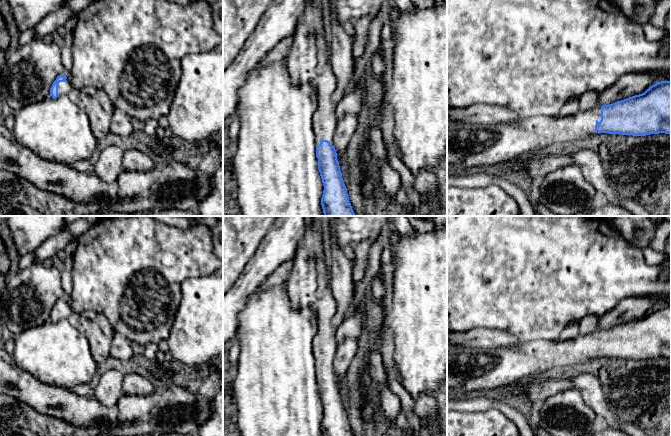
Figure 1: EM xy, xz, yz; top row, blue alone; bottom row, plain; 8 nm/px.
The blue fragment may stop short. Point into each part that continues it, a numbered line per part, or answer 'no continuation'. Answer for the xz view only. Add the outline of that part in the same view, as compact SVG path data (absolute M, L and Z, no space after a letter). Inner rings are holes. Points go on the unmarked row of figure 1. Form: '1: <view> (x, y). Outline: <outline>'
1: xz (308, 284). Outline: M314 216L313 221L306 225L294 255L293 268L286 280L286 291L293 304L311 307L316 317L317 331L312 342L316 370L322 364L328 364L334 370L334 359L337 350L336 331L332 319L336 314L337 304L329 287L328 267L325 261L322 233L325 228L332 233L332 241L341 249L345 246L355 247L362 241L375 241L387 216Z

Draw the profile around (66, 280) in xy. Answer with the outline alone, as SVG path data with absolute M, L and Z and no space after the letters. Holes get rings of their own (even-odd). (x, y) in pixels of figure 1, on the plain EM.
M72 239L67 246L65 247L65 260L63 269L60 270L61 272L61 284L64 290L65 297L64 299L67 302L71 302L71 295L72 295L72 277L71 277L71 267L72 267L72 260L73 255L75 253L75 249L77 246L77 239Z

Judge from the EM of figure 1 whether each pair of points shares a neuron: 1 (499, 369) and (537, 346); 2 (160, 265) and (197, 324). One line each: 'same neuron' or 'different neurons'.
1: same neuron
2: different neurons

